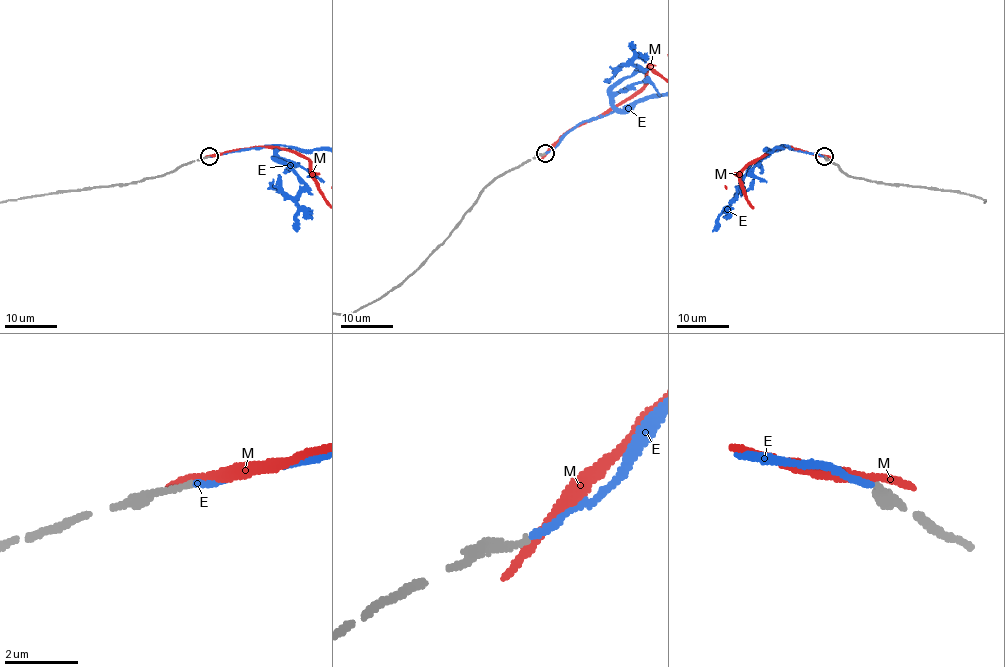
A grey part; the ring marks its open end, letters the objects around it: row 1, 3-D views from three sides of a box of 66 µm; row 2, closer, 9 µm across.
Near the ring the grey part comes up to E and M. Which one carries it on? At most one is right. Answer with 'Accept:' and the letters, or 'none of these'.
Accept: E

